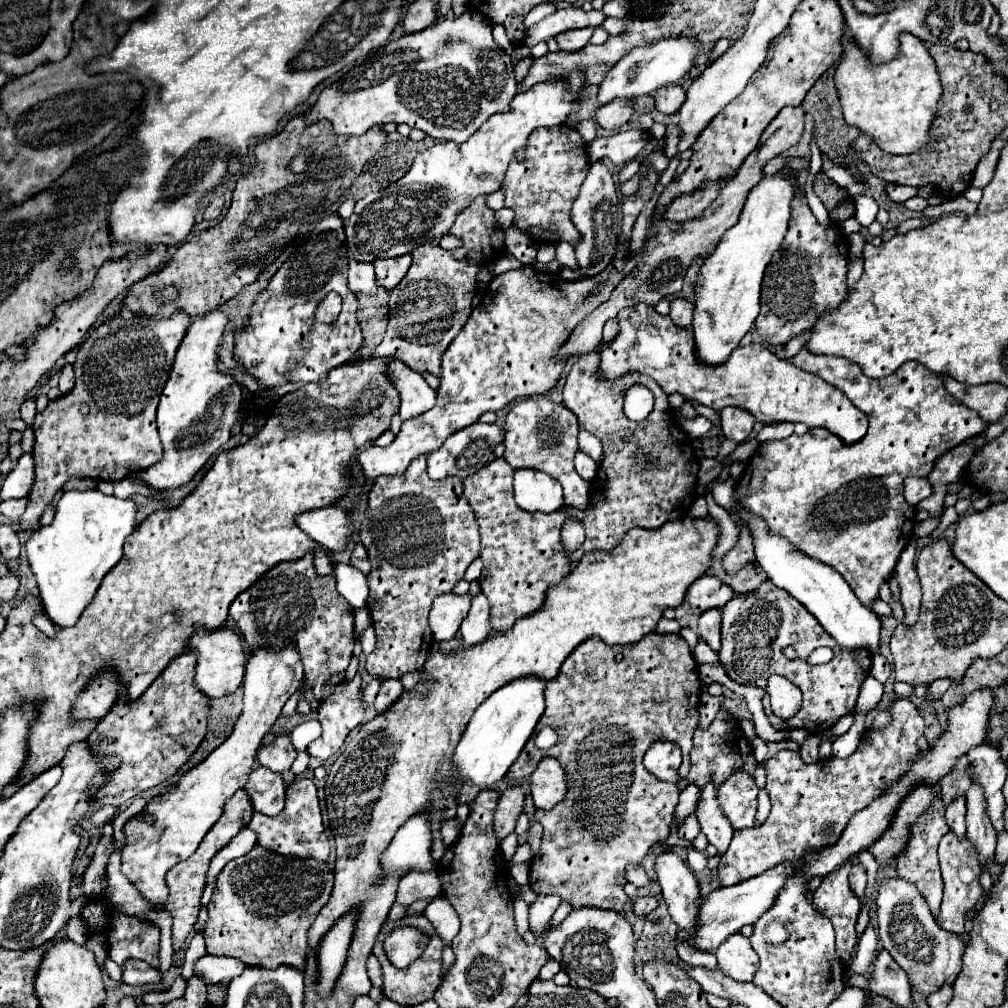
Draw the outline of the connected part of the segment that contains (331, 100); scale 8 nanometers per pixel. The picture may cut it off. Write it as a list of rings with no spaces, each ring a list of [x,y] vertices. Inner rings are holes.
[[[466,11],[456,19],[444,19],[440,23],[436,21],[424,31],[404,35],[380,47],[364,63],[350,69],[342,79],[320,93],[316,105],[306,111],[306,125],[328,119],[338,135],[362,135],[374,125],[406,123],[422,129],[434,139],[464,143],[490,115],[508,111],[516,91],[518,83],[514,79],[512,61],[496,47],[488,19],[476,15],[476,11]],[[440,67],[446,67],[448,73],[442,75]]]

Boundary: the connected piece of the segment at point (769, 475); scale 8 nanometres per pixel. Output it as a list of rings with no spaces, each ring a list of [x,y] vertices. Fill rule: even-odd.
[[[806,347],[798,351],[792,363],[836,385],[848,393],[852,403],[862,403],[862,411],[870,421],[868,433],[862,441],[852,445],[846,445],[828,429],[810,429],[806,435],[790,435],[784,441],[764,443],[738,479],[736,493],[740,501],[744,501],[744,507],[764,517],[774,535],[784,535],[808,557],[832,565],[848,581],[856,597],[870,609],[874,599],[878,599],[880,583],[888,581],[894,573],[896,561],[914,531],[914,511],[904,499],[902,481],[908,475],[928,477],[938,457],[966,439],[984,433],[988,423],[982,421],[976,411],[958,403],[944,389],[942,379],[932,375],[926,367],[920,367],[920,363],[908,361],[884,379],[870,379],[856,363],[840,357],[818,357],[808,353]]]

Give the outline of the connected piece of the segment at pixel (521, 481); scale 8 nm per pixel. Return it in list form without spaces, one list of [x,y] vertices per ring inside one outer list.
[[[516,469],[514,473],[514,499],[522,511],[552,513],[564,507],[560,483],[534,469]]]

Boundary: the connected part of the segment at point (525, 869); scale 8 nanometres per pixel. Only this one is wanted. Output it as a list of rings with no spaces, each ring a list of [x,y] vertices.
[[[514,863],[514,865],[510,865],[510,875],[520,885],[528,885],[528,881],[530,881],[530,865],[528,863]]]

